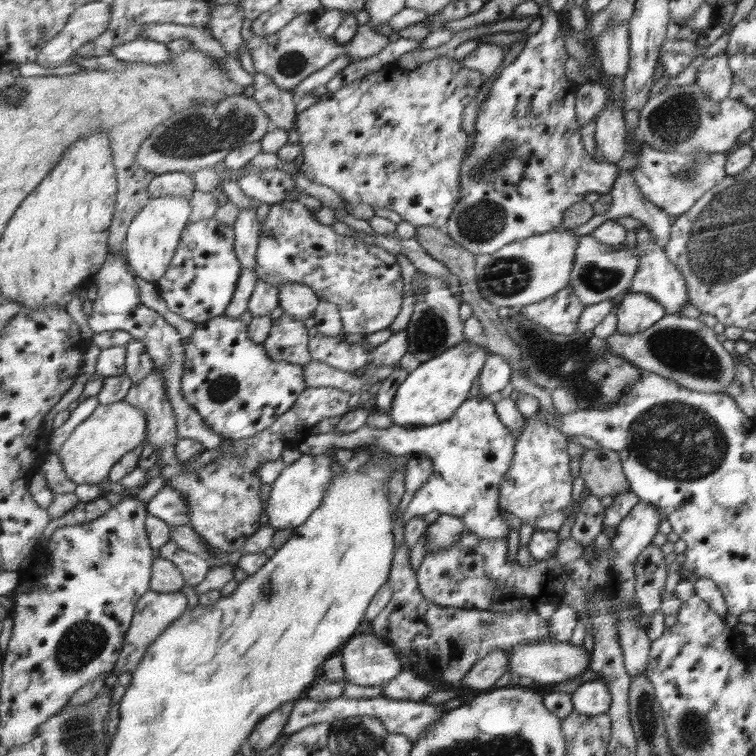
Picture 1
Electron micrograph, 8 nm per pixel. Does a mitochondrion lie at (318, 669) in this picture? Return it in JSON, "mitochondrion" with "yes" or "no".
{"mitochondrion":"no"}

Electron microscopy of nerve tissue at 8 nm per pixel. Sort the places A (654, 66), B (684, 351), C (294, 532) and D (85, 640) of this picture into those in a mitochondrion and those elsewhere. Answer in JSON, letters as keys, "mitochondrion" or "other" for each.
{"A":"other","B":"mitochondrion","C":"other","D":"mitochondrion"}

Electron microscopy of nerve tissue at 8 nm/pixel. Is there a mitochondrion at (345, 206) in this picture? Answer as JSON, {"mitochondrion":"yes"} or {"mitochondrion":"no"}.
{"mitochondrion":"no"}

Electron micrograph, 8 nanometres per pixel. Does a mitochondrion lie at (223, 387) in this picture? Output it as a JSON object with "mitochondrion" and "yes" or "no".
{"mitochondrion":"yes"}

